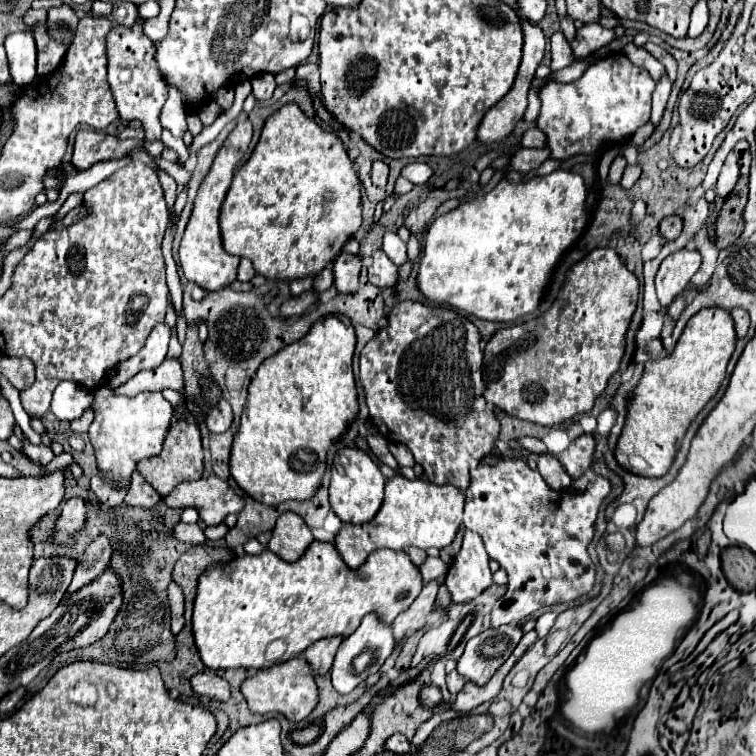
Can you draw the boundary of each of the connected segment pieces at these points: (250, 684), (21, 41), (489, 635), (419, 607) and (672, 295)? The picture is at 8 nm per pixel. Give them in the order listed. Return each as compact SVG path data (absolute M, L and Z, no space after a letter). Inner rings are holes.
M295 656L287 662L281 662L281 664L275 664L275 666L267 668L267 670L261 670L255 676L249 676L241 684L241 692L243 692L251 712L255 712L255 714L279 712L289 722L305 720L315 710L315 706L319 704L319 700L317 700L319 688L313 680L311 666L307 664L307 660L303 656Z
M29 30L13 32L5 38L5 50L9 58L9 72L17 86L27 86L37 74L35 74L35 58L37 48L33 34Z
M517 624L483 630L479 636L467 642L459 662L452 659L446 662L445 671L448 674L455 670L457 665L457 672L465 680L473 680L479 686L483 686L497 672L497 668L511 656L521 636L523 630Z
M431 580L431 582L425 582L423 584L423 590L421 594L417 596L417 600L409 606L409 610L405 610L391 626L393 626L393 632L395 632L395 652L387 658L385 666L381 668L381 676L385 676L393 664L395 664L395 658L401 650L401 640L405 640L405 636L409 632L415 632L415 630L421 630L427 626L427 616L435 604L435 596L437 596L437 590L439 590L439 582L437 580Z
M691 246L669 254L661 262L659 272L655 276L655 288L663 308L667 308L679 296L679 292L689 286L689 280L699 270L699 266L701 254Z

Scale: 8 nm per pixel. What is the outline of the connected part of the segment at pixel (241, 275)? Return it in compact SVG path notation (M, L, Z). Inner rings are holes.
M243 258L243 260L241 260L241 266L239 266L239 272L237 272L237 278L239 278L241 282L249 282L255 274L257 274L257 272L255 272L253 264L251 264L247 258Z

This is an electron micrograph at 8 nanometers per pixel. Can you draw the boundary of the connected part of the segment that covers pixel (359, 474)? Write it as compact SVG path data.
M339 448L335 458L333 458L333 466L331 466L331 486L329 486L329 502L333 512L343 520L343 522L353 522L353 524L361 524L361 522L369 522L381 502L383 502L383 486L385 486L385 478L379 470L379 466L369 458L367 452L359 450L359 448Z

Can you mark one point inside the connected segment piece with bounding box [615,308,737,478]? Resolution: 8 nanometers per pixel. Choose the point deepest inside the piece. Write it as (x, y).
(672, 391)

